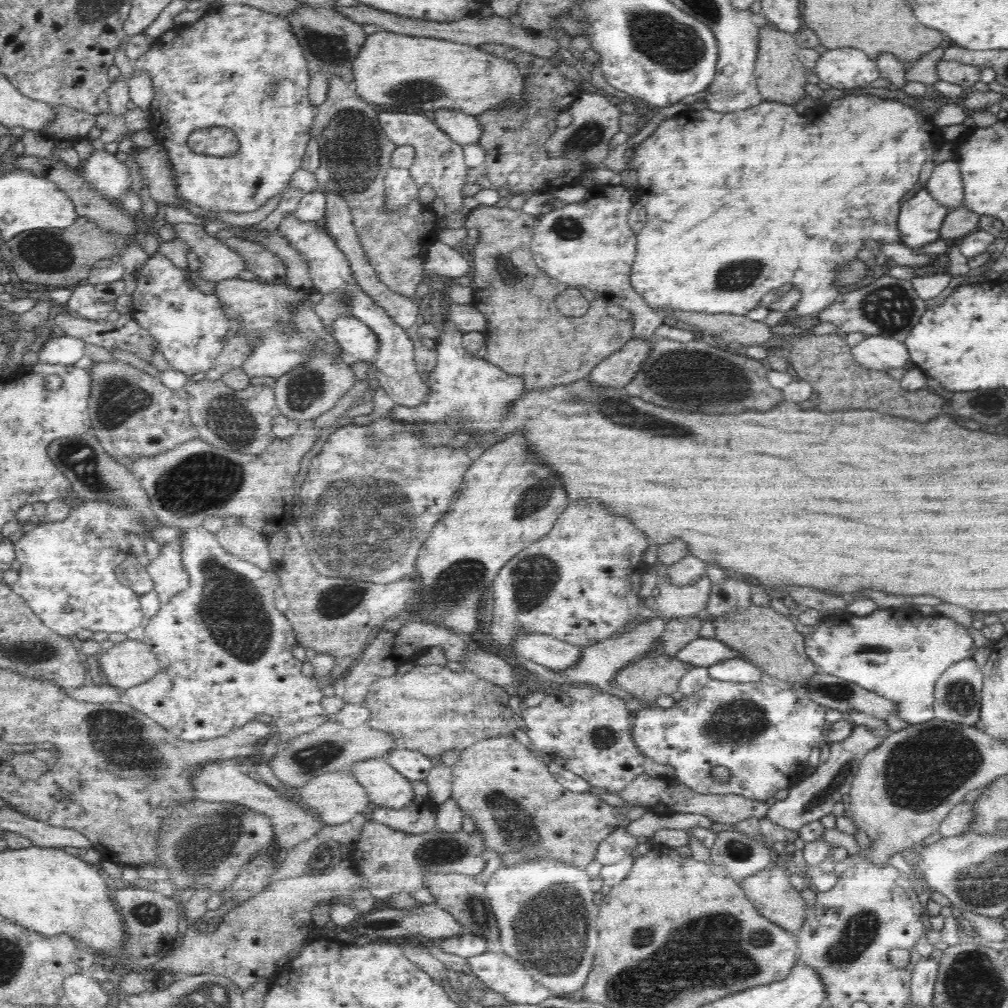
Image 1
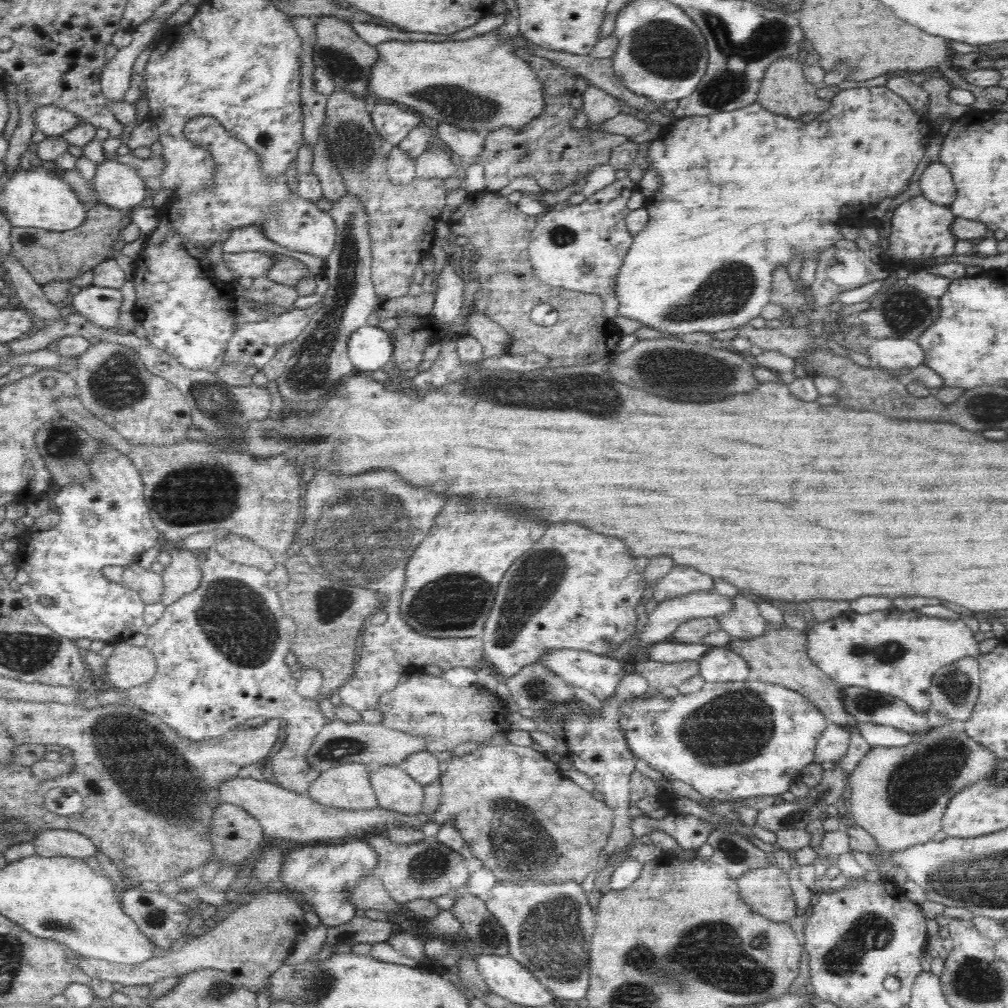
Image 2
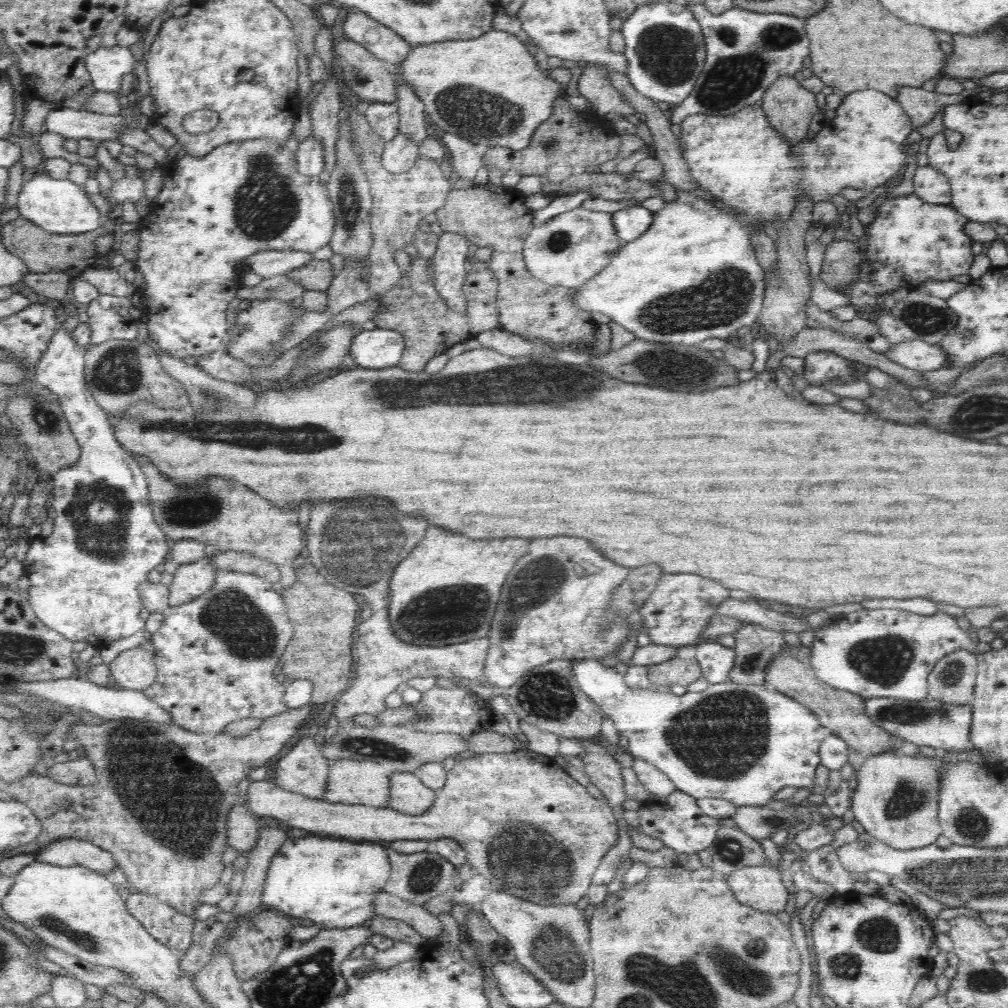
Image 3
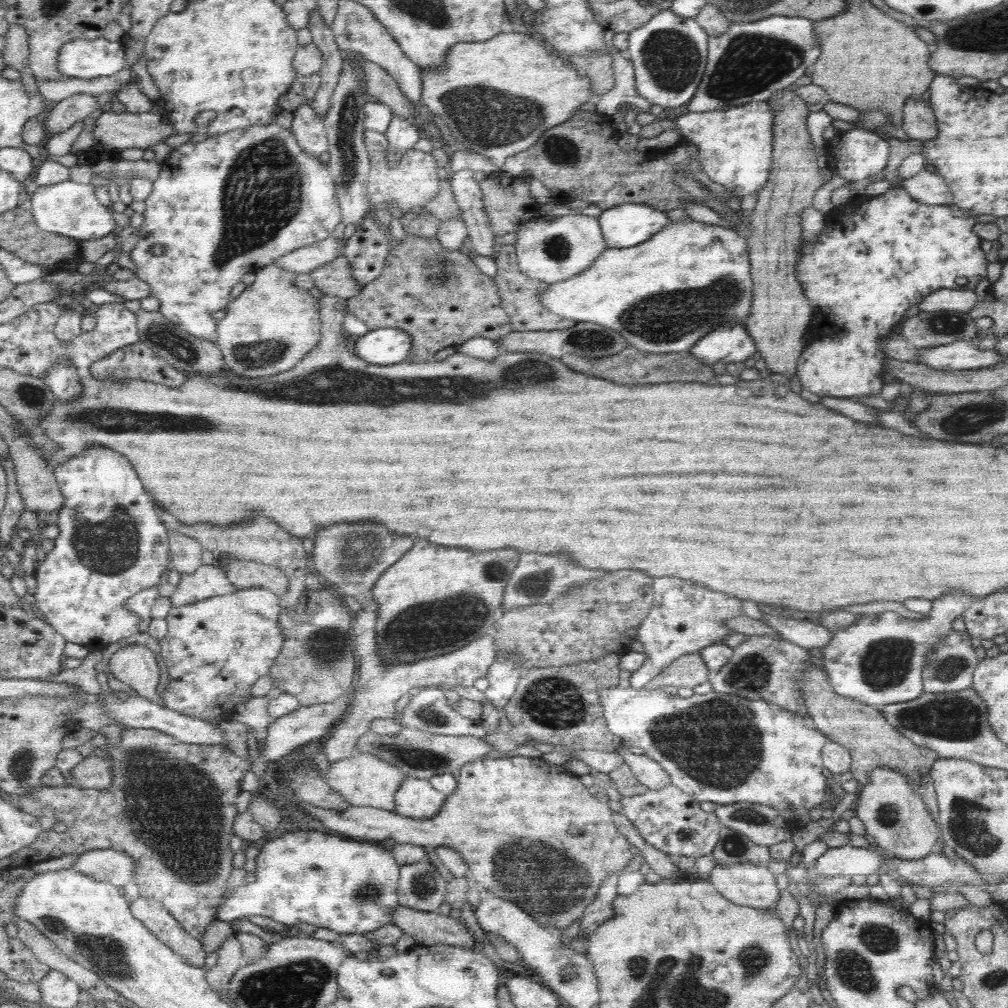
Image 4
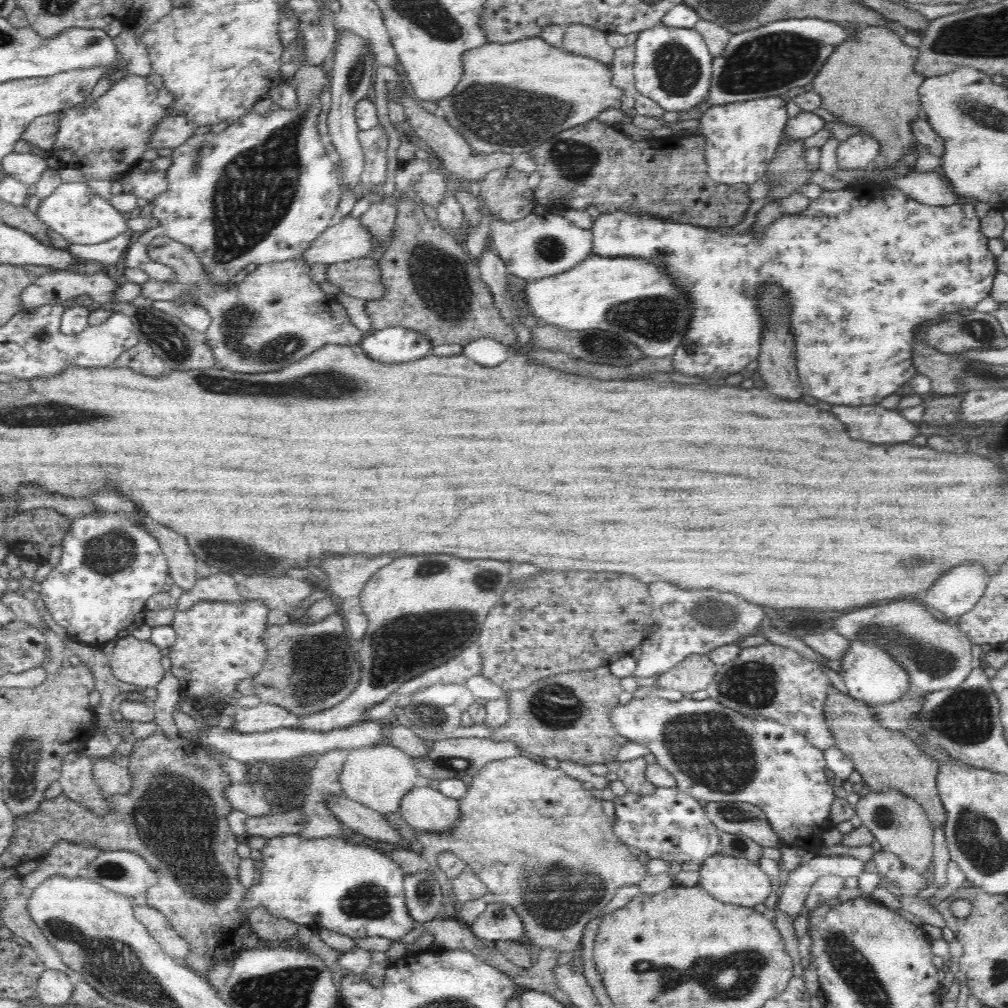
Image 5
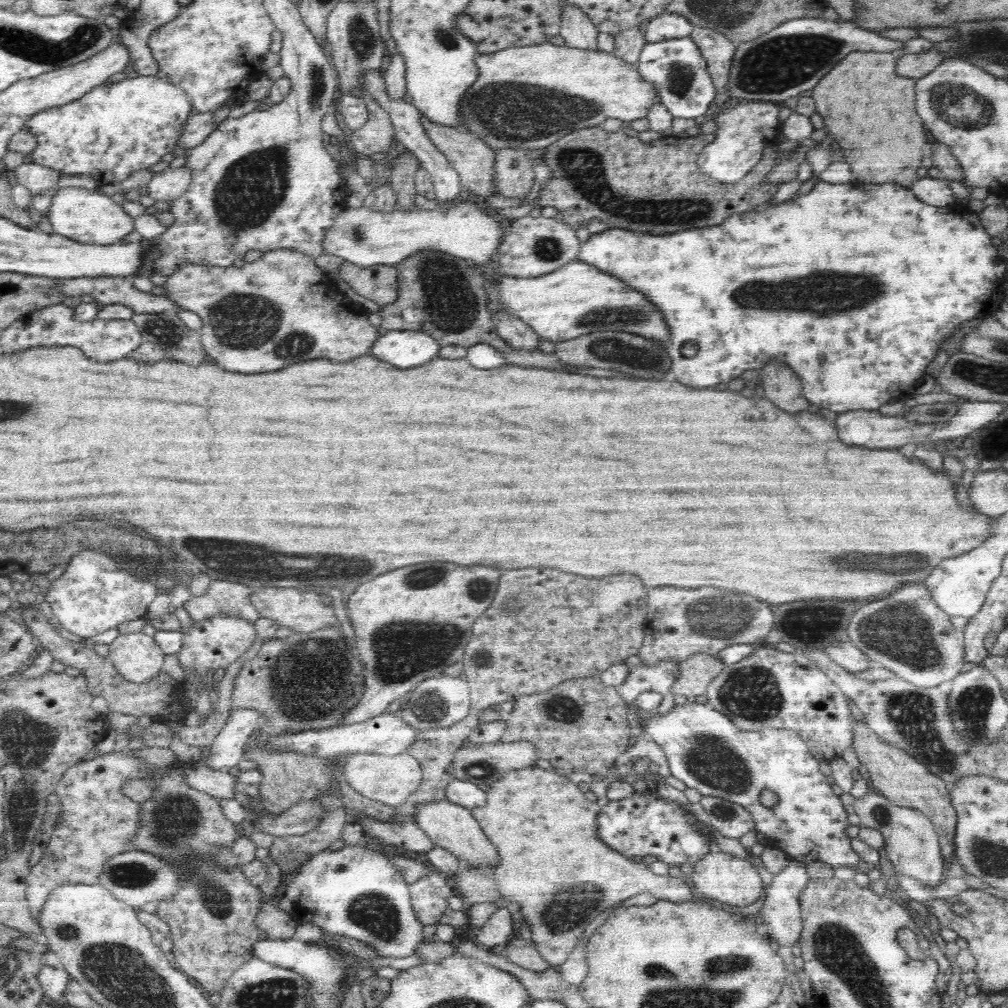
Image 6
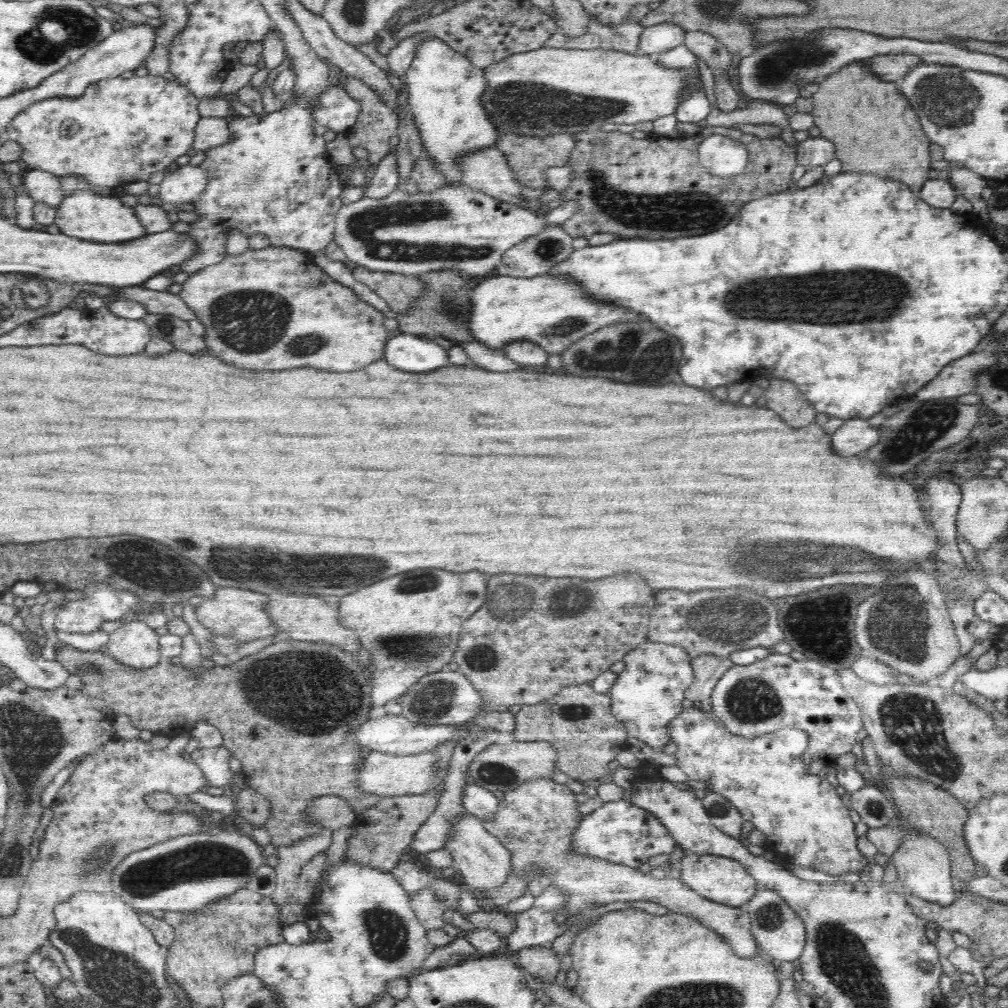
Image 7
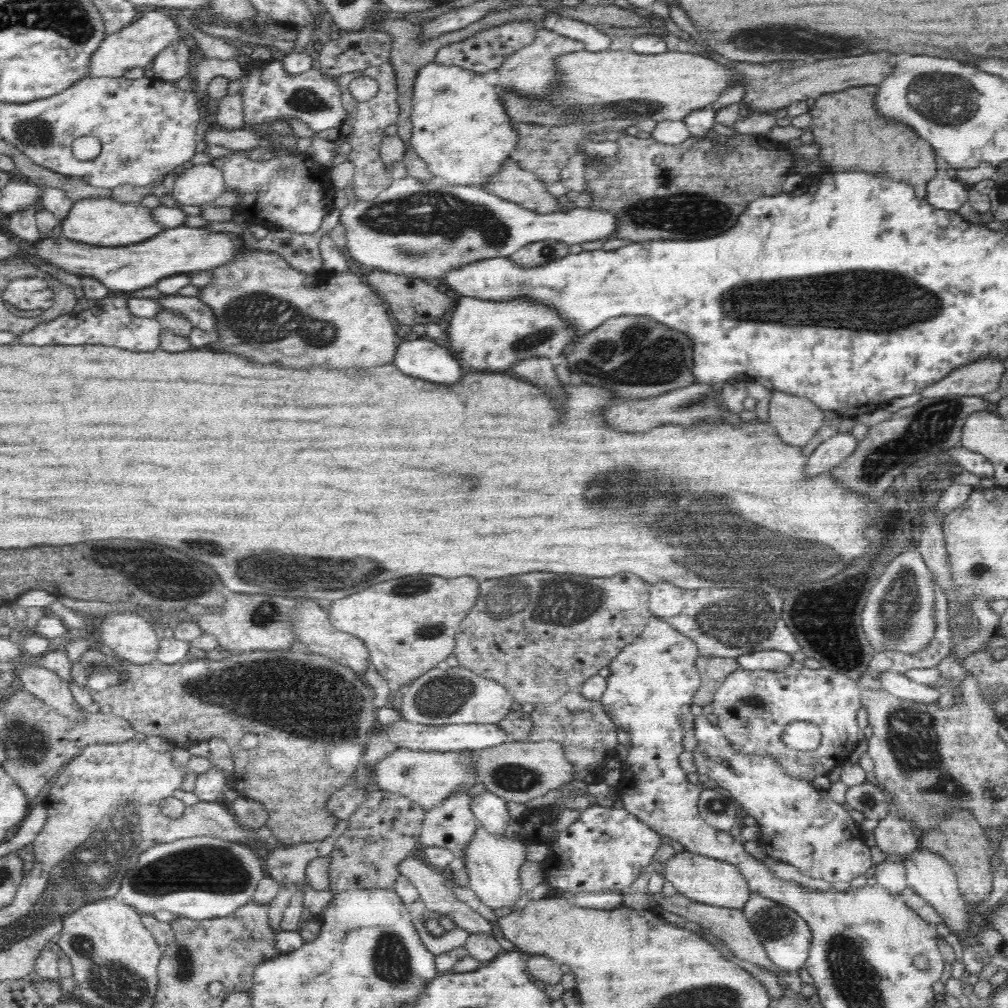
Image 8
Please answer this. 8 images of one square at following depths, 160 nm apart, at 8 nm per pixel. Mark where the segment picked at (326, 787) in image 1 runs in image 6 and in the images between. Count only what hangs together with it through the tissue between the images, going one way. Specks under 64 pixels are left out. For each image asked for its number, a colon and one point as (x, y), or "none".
2: (346, 786)
3: (349, 781)
4: (363, 780)
5: (379, 776)
6: (388, 779)

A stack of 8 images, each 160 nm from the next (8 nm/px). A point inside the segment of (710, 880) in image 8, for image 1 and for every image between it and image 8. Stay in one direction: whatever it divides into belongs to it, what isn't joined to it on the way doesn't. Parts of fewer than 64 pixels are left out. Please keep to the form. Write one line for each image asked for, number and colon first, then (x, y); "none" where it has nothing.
1: (770, 890)
2: (767, 890)
3: (761, 887)
4: (749, 885)
5: (731, 880)
6: (735, 881)
7: (721, 879)

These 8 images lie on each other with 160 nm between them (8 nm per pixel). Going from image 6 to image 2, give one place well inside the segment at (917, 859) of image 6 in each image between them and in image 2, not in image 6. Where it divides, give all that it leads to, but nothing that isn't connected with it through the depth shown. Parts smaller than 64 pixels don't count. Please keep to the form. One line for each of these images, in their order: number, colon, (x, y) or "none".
2: (899, 794)
3: (895, 799)
4: (892, 811)
5: (898, 823)

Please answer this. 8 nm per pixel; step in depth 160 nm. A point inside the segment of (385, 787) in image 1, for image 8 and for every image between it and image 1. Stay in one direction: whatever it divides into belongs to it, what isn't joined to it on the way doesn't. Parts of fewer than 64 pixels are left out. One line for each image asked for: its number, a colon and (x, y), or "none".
2: (396, 790)
3: (407, 793)
4: (416, 798)
5: (425, 808)
6: (451, 826)
7: (484, 862)
8: (492, 863)

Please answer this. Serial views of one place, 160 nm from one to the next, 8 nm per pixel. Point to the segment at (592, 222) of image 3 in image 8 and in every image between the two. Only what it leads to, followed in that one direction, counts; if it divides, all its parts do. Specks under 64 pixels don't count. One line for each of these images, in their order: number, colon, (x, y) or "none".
4: (553, 248)
5: (536, 246)
6: (532, 247)
7: (536, 255)
8: (541, 252)

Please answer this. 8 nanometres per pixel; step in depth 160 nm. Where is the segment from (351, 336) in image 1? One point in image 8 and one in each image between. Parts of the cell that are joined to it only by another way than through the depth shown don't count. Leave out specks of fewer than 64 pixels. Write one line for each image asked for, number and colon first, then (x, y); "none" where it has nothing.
2: (370, 348)
3: (379, 348)
4: (383, 346)
5: (395, 344)
6: (404, 348)
7: (408, 352)
8: (422, 358)

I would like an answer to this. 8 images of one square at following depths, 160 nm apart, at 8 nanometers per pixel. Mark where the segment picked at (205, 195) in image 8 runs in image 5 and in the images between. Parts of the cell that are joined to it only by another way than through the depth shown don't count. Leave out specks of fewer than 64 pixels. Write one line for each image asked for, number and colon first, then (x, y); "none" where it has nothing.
5: (147, 184)
6: (167, 184)
7: (182, 185)

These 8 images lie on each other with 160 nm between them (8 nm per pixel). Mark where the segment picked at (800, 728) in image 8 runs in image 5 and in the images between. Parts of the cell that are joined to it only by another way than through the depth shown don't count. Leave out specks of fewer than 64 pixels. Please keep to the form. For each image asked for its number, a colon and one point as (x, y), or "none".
5: (715, 754)
6: (705, 750)
7: (801, 814)

